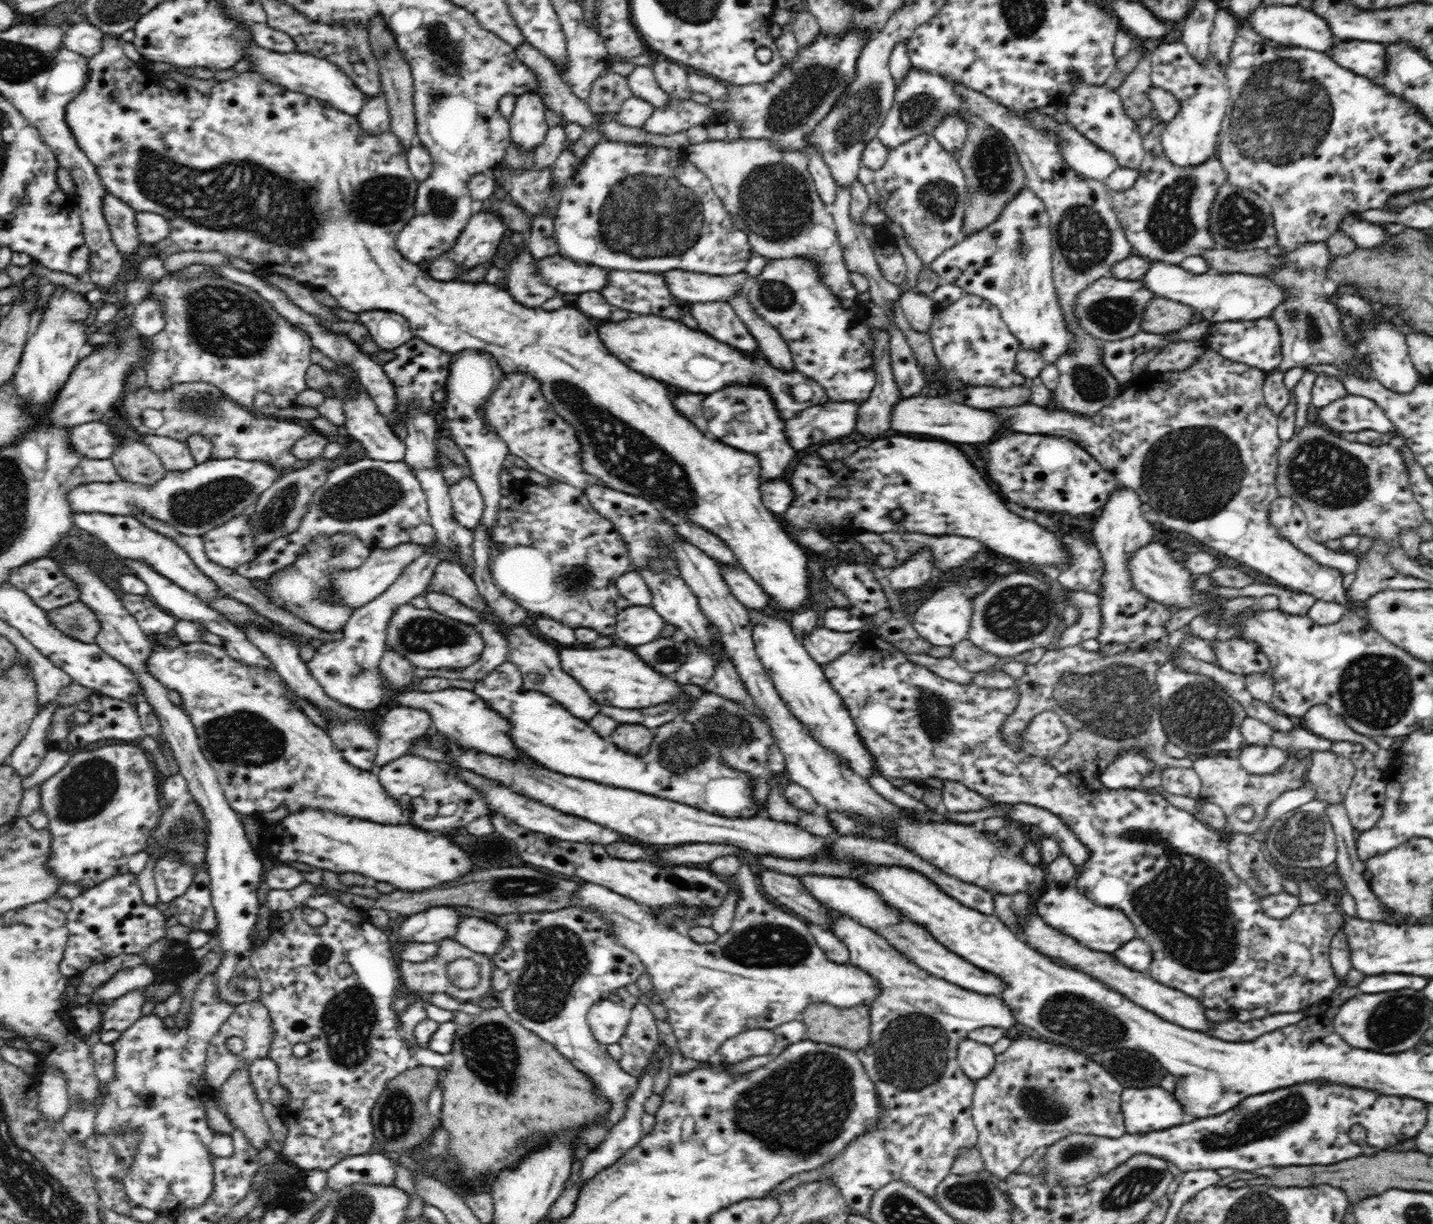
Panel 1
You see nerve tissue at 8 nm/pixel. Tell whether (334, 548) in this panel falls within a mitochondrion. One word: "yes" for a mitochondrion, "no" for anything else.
yes

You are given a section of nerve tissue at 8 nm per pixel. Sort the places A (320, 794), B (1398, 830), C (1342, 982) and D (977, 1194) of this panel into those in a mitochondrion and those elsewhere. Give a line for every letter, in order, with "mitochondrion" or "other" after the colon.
A: other
B: other
C: other
D: mitochondrion

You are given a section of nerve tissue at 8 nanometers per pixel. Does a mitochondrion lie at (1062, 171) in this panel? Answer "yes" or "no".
no

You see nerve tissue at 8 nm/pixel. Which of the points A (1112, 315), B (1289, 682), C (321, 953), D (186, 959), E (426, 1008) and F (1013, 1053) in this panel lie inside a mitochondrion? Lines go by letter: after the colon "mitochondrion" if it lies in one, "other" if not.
A: mitochondrion
B: other
C: mitochondrion
D: other
E: other
F: other

